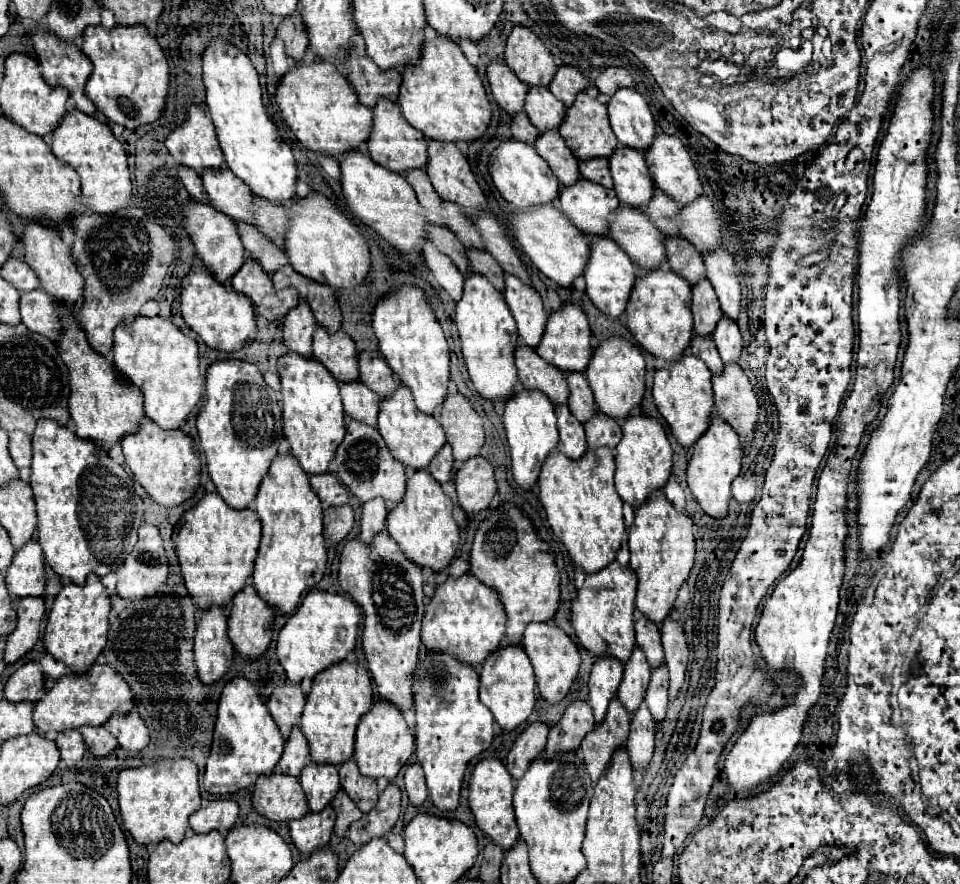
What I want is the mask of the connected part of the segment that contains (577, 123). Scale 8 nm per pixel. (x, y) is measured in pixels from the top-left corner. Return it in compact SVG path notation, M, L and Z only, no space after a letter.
M586 92L578 94L574 104L566 110L564 122L558 126L558 132L578 160L588 160L588 158L598 158L598 156L608 158L618 146L618 140L614 138L614 132L610 130L606 104L598 102L596 98L590 98Z

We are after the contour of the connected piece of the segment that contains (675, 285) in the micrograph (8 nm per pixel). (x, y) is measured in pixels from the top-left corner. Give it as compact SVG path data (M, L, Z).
M654 268L652 272L638 276L634 280L634 290L630 292L630 302L626 306L626 324L636 342L650 354L664 360L680 358L694 334L690 300L690 284L670 268Z

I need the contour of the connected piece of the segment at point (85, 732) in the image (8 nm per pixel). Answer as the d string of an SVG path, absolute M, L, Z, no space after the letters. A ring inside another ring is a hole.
M82 726L80 734L94 756L108 756L118 746L116 738L106 730L106 726Z

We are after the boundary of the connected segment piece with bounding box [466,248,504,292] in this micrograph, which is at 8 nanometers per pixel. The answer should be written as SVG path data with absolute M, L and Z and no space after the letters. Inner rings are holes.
M468 248L466 254L470 258L472 270L484 274L502 292L504 290L504 270L498 266L498 262L486 250L480 250L480 248Z

